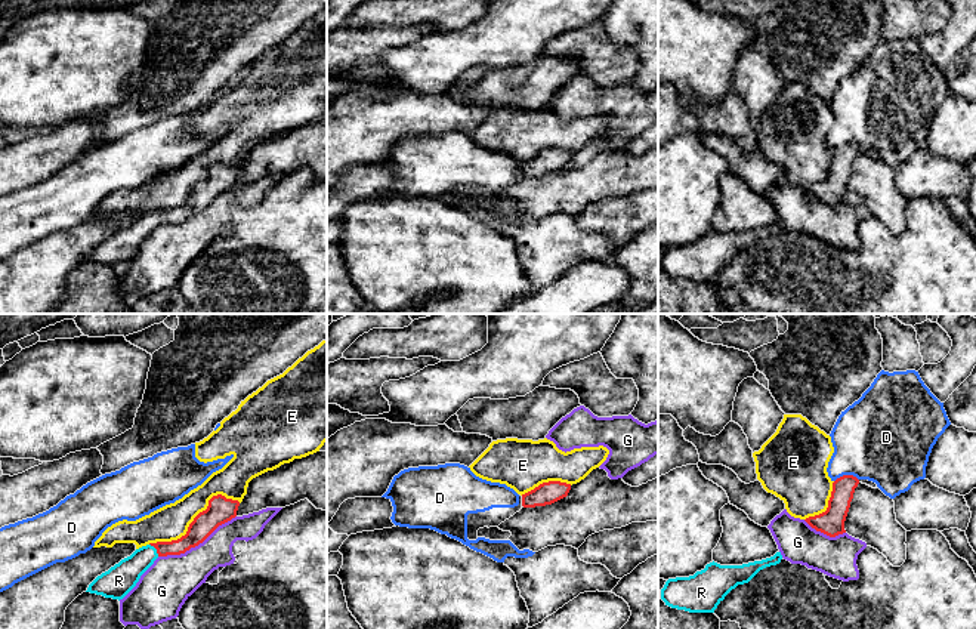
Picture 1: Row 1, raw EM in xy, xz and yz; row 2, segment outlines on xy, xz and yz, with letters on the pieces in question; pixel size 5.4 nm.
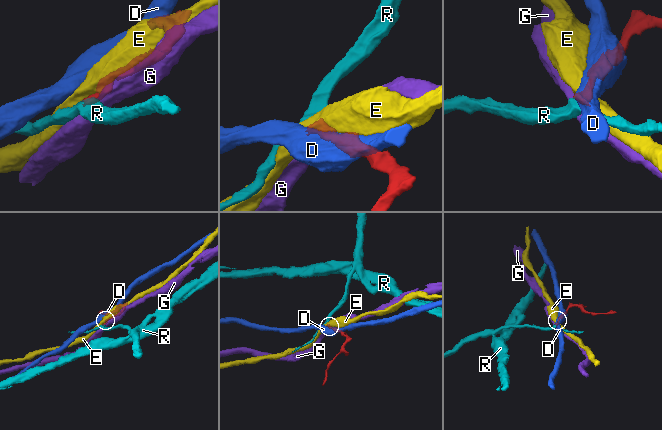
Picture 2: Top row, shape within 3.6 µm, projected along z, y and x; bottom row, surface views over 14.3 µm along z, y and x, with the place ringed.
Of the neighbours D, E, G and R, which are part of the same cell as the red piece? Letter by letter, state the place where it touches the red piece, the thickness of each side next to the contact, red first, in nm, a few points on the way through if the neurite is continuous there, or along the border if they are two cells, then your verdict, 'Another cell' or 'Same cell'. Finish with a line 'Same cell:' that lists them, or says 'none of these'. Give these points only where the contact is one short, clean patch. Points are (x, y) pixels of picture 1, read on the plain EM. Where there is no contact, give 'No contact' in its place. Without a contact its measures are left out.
D: Touches red at yz (846, 144). Thickness 120 nm (red) against 440 nm. Another cell
E: Touches red at xy (194, 188). Thickness 140 nm (red) against 190 nm. Another cell
G: Touches red at xy (197, 213). Thickness 140 nm (red) against 260 nm. Another cell
R: Touches red at xy (156, 216). Thickness 110 nm (red) against 160 nm. Path across: xy (197, 200), (179, 215), (156, 216), (122, 246). Same cell
Same cell: R

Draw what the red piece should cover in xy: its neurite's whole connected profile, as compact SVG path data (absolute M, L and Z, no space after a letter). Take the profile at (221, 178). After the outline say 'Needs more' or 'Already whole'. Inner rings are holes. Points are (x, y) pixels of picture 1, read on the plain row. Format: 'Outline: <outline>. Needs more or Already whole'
Outline: M222 163L209 169L206 179L189 192L188 200L177 209L149 212L136 218L108 240L98 244L86 260L105 266L123 268L139 250L140 244L158 225L180 223L203 212L219 194L237 185L240 170Z. Needs more

